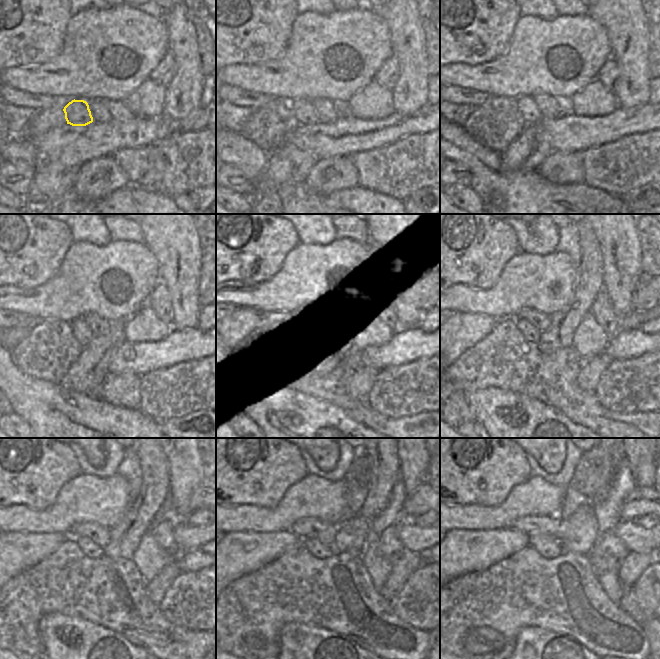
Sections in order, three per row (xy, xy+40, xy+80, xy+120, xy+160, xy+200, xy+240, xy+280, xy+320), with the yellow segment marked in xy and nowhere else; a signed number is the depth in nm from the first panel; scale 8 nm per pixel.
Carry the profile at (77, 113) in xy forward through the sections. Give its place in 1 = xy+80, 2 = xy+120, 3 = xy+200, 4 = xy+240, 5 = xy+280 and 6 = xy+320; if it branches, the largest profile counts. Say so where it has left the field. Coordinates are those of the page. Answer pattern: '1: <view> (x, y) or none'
1: xy+80 (527, 106)
2: xy+120 (79, 328)
3: xy+200 (529, 331)
4: xy+240 (87, 545)
5: xy+280 (319, 550)
6: xy+320 (548, 546)

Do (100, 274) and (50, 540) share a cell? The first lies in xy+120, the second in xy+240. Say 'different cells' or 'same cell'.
different cells

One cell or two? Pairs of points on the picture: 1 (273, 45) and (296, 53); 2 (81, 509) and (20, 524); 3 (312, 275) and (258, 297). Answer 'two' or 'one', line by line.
1: two
2: one
3: one

